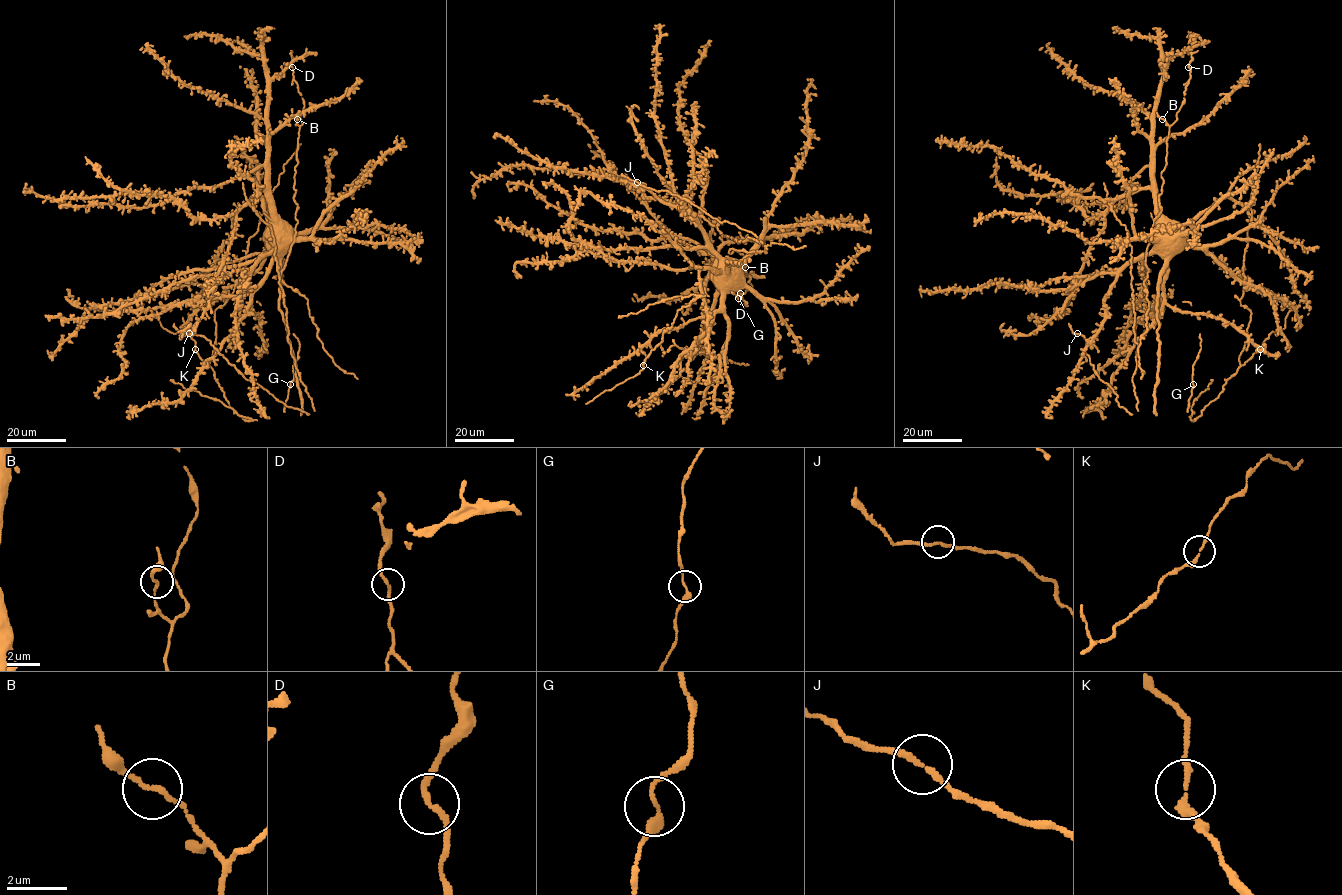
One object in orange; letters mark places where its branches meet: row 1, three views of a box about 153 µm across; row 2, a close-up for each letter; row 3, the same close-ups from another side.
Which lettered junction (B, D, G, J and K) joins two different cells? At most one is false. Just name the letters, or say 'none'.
none

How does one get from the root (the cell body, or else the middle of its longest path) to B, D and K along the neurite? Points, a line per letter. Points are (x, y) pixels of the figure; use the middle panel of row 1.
B: (720, 298), (740, 279), (742, 254), (745, 265), (741, 267), (747, 274), (745, 267)
D: (720, 298), (740, 279), (743, 254), (745, 265), (741, 264), (741, 267), (752, 286), (740, 294)
K: (720, 298), (720, 309), (710, 327), (687, 350), (674, 345), (663, 356), (664, 352), (658, 344), (643, 365)

